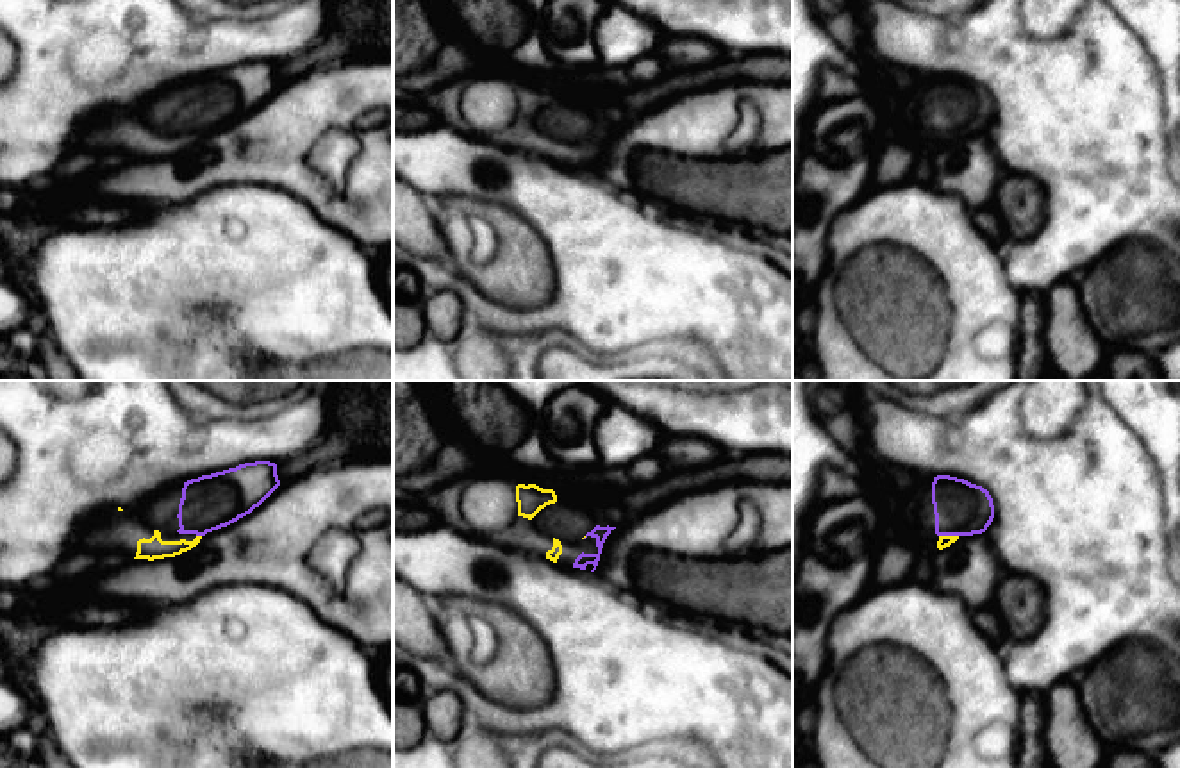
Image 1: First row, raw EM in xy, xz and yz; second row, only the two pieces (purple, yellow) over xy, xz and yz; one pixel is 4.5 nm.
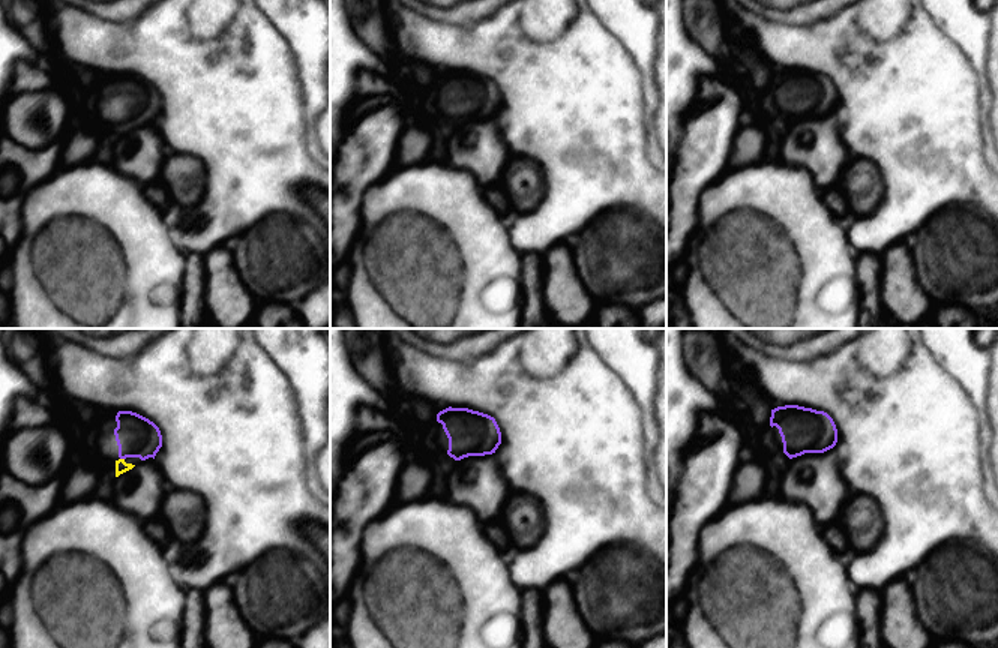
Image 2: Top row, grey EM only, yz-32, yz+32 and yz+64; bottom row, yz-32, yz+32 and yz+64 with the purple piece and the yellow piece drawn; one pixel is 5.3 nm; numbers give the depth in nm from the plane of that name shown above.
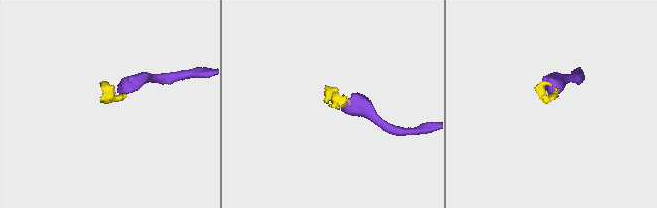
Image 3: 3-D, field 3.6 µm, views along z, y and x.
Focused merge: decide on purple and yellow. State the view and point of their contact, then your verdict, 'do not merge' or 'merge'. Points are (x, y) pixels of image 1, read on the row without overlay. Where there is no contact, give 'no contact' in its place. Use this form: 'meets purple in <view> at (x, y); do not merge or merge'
meets purple in yz at (948, 134); merge

